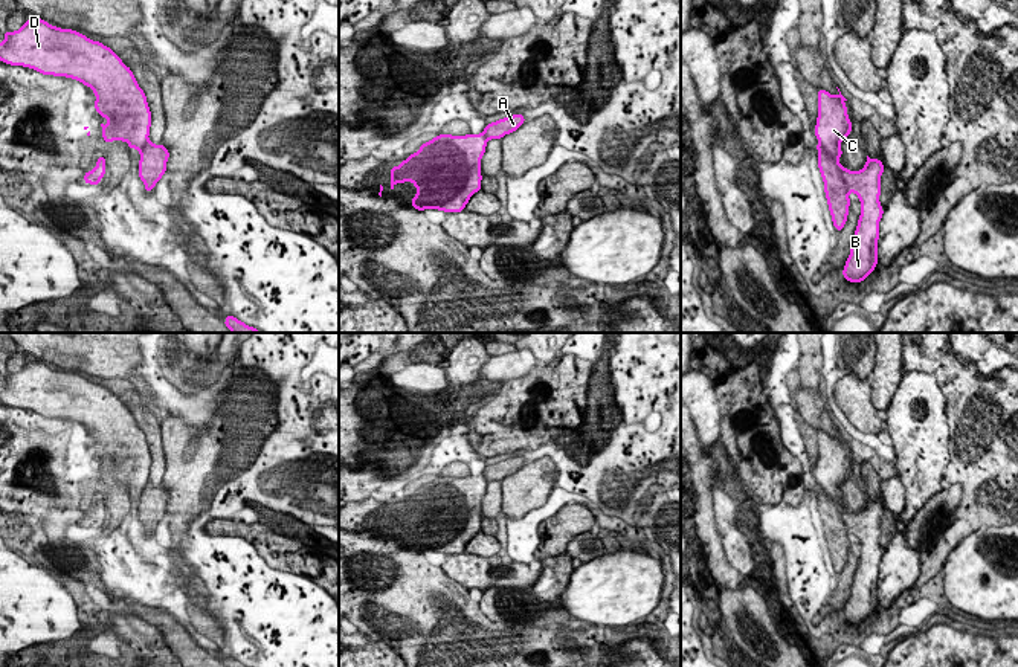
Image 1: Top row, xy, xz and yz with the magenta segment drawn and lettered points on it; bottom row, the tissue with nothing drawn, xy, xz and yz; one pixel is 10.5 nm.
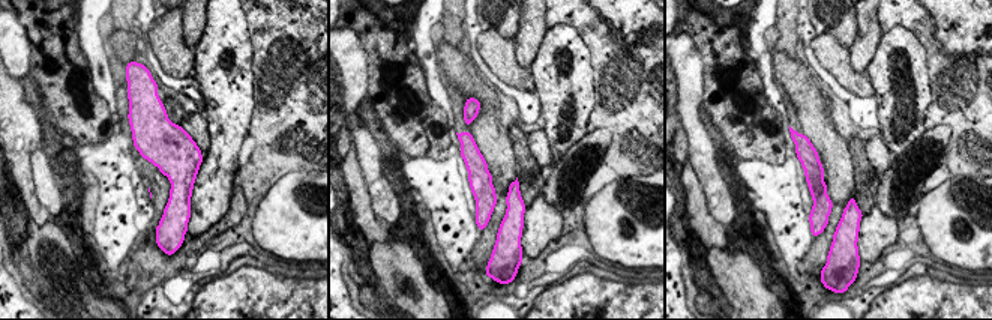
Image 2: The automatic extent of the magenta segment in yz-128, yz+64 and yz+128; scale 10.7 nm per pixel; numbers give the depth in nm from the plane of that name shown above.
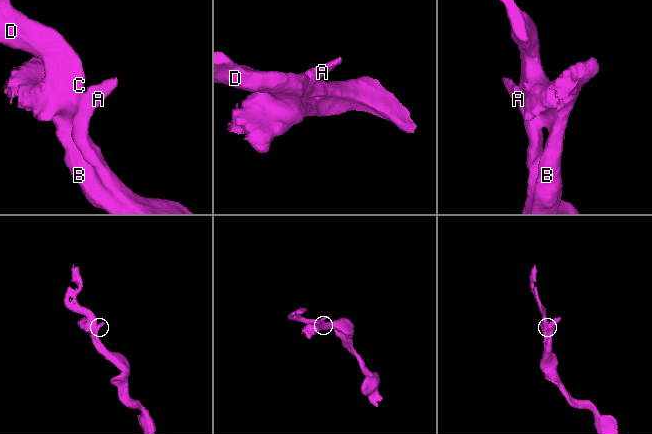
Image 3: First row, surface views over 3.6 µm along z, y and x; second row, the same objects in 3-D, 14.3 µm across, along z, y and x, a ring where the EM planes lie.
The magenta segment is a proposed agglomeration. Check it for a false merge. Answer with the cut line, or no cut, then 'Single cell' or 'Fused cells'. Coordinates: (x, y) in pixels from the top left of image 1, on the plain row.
Split along yz (820, 484), (837, 505), (849, 533). Fused cells

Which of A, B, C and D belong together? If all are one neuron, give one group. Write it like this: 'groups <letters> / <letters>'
groups A / B C D

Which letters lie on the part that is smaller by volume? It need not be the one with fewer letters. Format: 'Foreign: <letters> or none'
Foreign: A

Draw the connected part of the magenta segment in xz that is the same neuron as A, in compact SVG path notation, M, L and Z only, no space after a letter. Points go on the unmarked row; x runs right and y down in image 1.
M522 455L499 461L485 467L484 478L487 482L502 481L505 476L516 473L523 464L525 459Z

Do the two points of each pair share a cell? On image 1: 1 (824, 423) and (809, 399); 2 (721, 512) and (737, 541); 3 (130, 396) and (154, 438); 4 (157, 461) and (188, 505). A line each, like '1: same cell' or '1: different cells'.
1: same cell
2: same cell
3: same cell
4: different cells

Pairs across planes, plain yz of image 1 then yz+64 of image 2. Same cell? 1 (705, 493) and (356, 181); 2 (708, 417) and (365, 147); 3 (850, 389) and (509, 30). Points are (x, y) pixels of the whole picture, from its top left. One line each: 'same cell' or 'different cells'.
1: same cell
2: same cell
3: different cells

